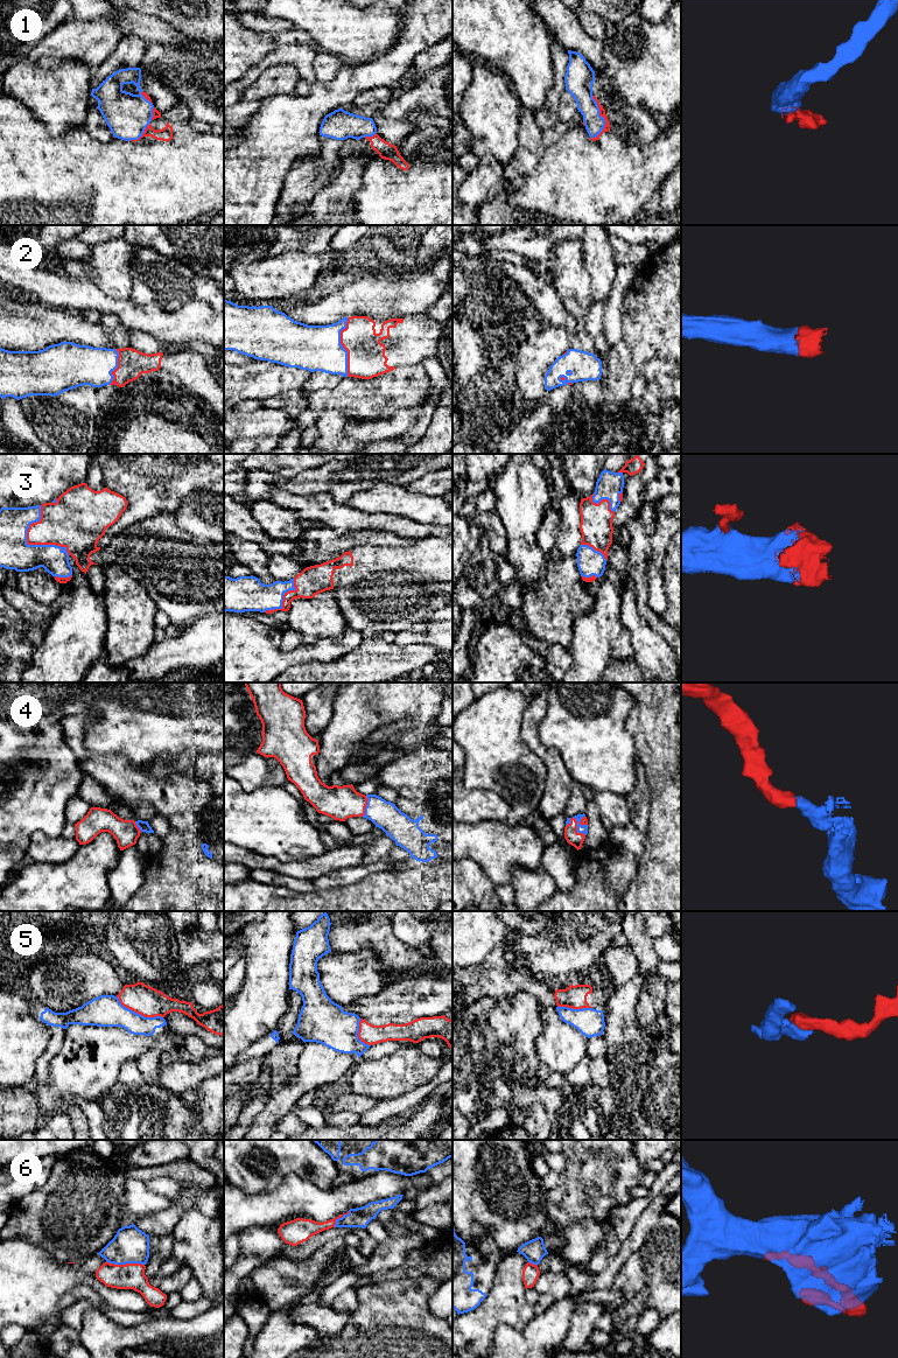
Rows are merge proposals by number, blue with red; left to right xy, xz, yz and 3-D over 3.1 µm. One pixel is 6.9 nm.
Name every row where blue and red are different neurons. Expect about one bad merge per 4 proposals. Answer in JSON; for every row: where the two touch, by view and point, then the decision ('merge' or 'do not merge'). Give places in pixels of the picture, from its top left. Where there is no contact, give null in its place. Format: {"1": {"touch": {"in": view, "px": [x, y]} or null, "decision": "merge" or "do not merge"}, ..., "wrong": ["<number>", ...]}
{"1": {"touch": {"in": "yz", "px": [602, 117]}, "decision": "merge"}, "2": {"touch": {"in": "xz", "px": [342, 347]}, "decision": "merge"}, "3": {"touch": {"in": "xy", "px": [29, 545]}, "decision": "merge"}, "4": {"touch": {"in": "yz", "px": [577, 828]}, "decision": "merge"}, "5": {"touch": {"in": "xy", "px": [139, 1014]}, "decision": "do not merge"}, "6": {"touch": {"in": "xy", "px": [125, 1264]}, "decision": "merge"}, "wrong": ["5"]}

